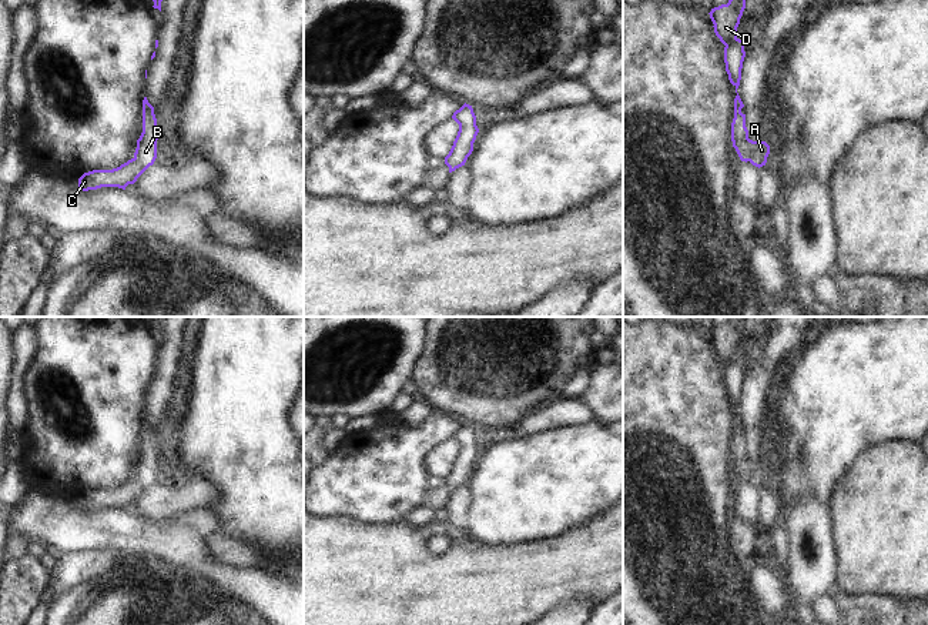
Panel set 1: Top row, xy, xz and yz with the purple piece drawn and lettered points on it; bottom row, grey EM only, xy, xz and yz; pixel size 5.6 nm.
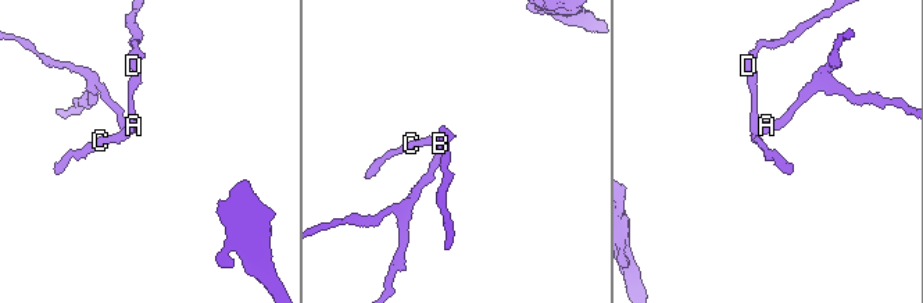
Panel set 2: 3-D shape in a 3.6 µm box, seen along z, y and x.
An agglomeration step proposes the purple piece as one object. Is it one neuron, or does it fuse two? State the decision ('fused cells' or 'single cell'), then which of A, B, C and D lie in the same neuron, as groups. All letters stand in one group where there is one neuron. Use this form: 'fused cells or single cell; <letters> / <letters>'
single cell; A B C D

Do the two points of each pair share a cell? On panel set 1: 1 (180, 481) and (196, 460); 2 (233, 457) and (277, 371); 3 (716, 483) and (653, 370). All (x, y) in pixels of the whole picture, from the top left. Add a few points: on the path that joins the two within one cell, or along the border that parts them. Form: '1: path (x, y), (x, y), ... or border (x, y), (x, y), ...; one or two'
1: border (177, 458), (184, 467), (204, 477), (217, 488); two
2: path (237, 435), (237, 411), (255, 393); one
3: path (692, 454), (653, 413), (653, 398); one

